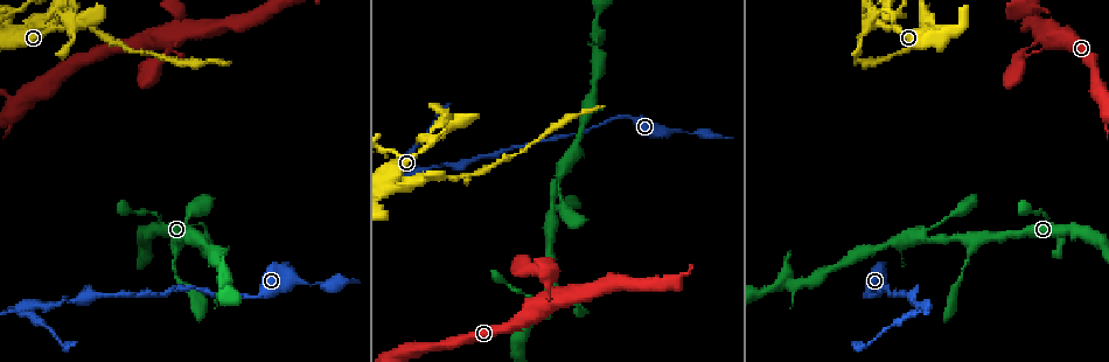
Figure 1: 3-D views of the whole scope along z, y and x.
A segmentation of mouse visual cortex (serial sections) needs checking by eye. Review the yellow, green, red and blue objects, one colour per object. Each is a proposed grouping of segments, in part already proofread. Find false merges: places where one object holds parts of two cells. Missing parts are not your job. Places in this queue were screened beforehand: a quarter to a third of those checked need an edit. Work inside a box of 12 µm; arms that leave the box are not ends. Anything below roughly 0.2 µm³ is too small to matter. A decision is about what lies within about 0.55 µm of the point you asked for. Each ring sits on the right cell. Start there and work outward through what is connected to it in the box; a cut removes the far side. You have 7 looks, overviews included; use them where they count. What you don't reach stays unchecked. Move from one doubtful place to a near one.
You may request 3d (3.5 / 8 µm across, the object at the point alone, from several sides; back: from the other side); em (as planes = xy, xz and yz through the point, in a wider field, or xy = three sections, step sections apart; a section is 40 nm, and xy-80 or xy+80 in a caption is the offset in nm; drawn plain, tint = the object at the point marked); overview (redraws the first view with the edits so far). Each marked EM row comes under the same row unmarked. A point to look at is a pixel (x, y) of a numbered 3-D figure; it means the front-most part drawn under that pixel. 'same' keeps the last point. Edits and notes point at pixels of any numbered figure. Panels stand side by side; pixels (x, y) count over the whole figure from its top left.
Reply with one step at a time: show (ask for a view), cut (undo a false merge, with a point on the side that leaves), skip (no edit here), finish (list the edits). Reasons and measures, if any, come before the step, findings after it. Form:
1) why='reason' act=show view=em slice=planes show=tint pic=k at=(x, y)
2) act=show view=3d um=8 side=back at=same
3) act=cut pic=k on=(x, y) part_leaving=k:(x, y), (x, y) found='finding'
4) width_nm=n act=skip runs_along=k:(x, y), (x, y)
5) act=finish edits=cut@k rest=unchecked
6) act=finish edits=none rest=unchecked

why='sharp bend' act=show view=3d um=3.5 pic=1 at=(188, 236)

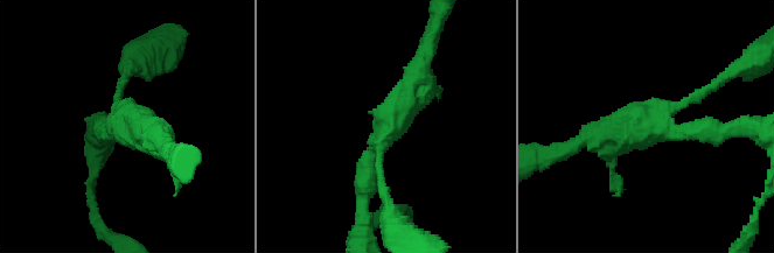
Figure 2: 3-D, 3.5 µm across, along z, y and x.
why='need the tissue' act=show view=em slice=xy step=3 show=tint pic=2 at=(655, 126)

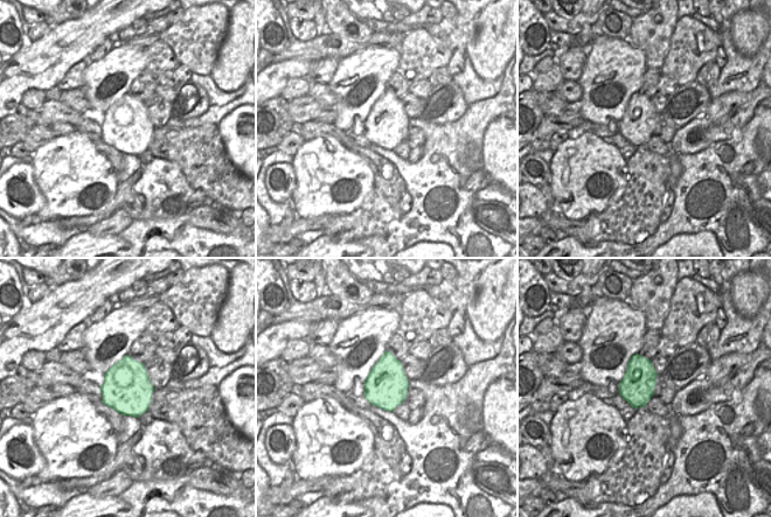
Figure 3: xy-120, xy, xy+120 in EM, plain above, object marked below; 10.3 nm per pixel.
act=skip runs_along=2:(363, 202), (370, 152), (422, 68) found='all the same cell'

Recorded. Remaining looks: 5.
why='calibre changes' act=show view=3d um=3.5 pic=1 at=(552, 291)

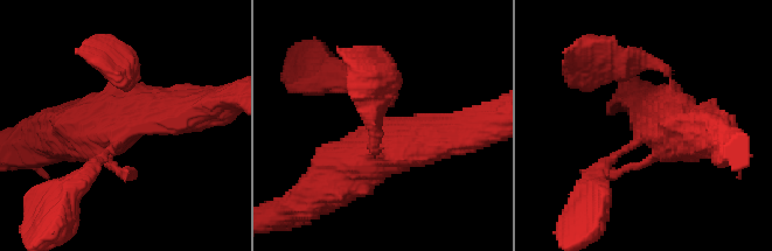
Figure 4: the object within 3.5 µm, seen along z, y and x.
why='now the EM' act=show view=em slice=xy step=3 show=tint pic=4 at=(118, 132)

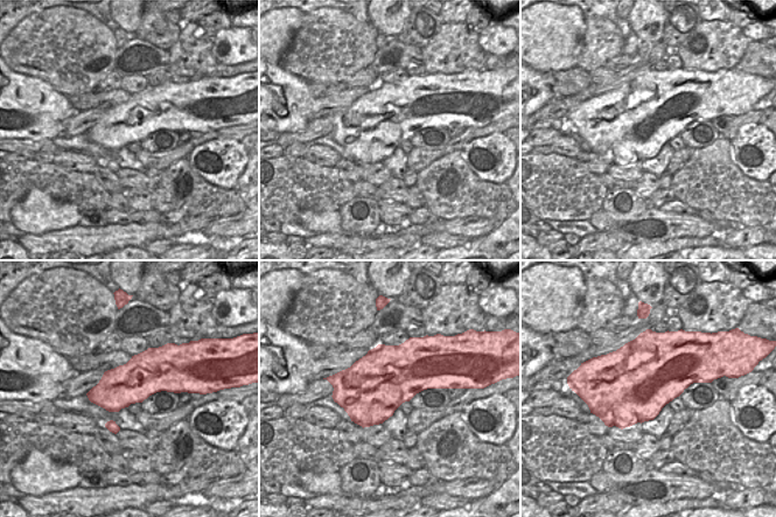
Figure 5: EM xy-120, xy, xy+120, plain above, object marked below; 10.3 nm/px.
act=skip runs_along=4:(318, 193), (375, 154), (454, 133) found='all the same cell'

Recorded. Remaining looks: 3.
why='sharp bend' act=show view=3d um=8 pic=1 at=(16, 312)

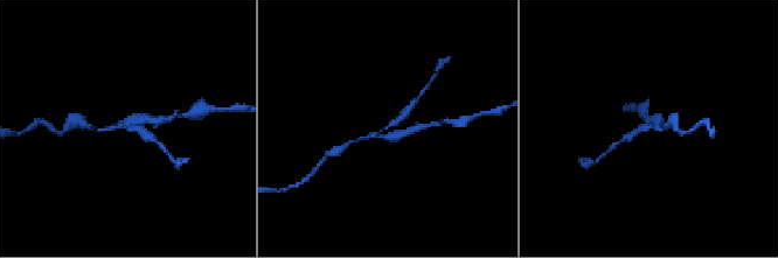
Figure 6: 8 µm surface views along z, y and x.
why='shape alone is not enough' act=show view=em slice=xy step=1 show=tint pic=6 at=(387, 137)

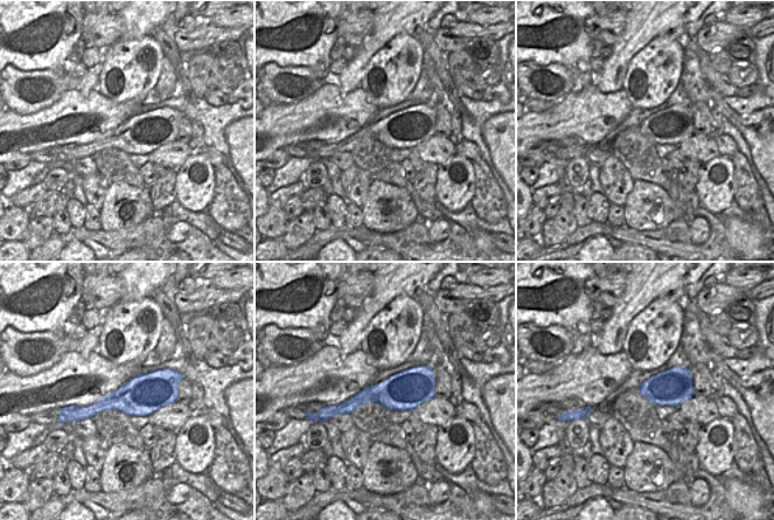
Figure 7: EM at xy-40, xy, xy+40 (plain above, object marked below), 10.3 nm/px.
act=skip runs_along=7:(432, 376), (339, 411) found='continuous, no second cell'

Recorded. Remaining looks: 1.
act=finish edits=none rest=unchecked

